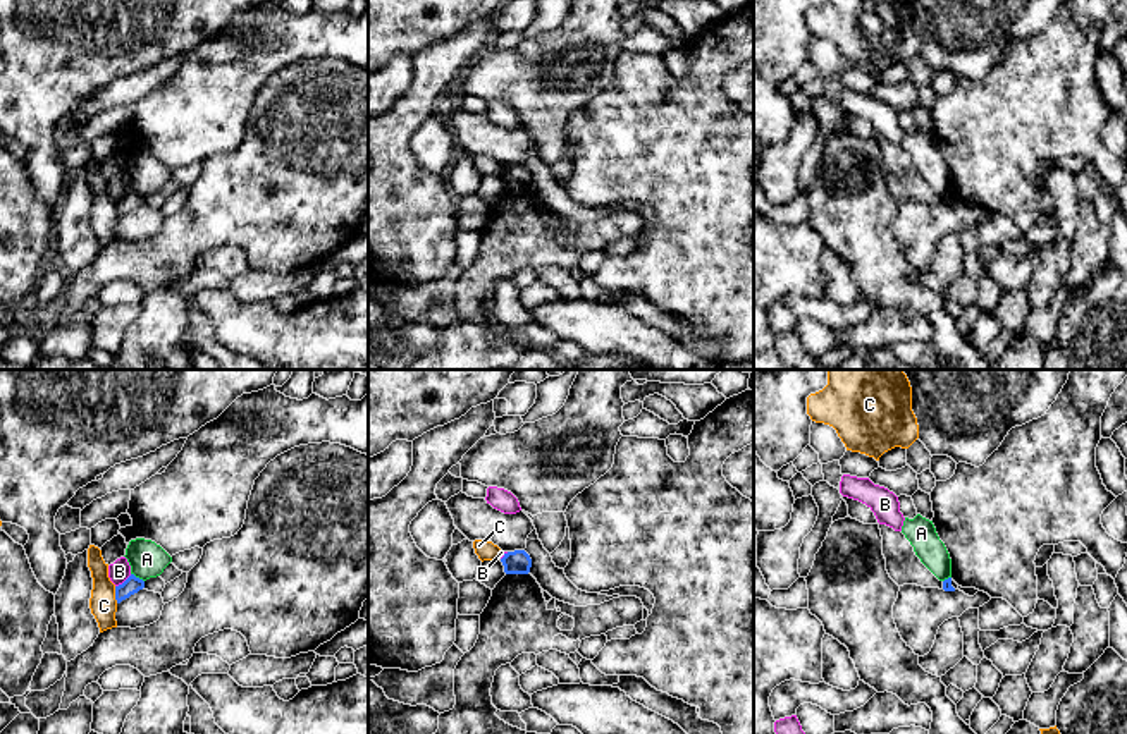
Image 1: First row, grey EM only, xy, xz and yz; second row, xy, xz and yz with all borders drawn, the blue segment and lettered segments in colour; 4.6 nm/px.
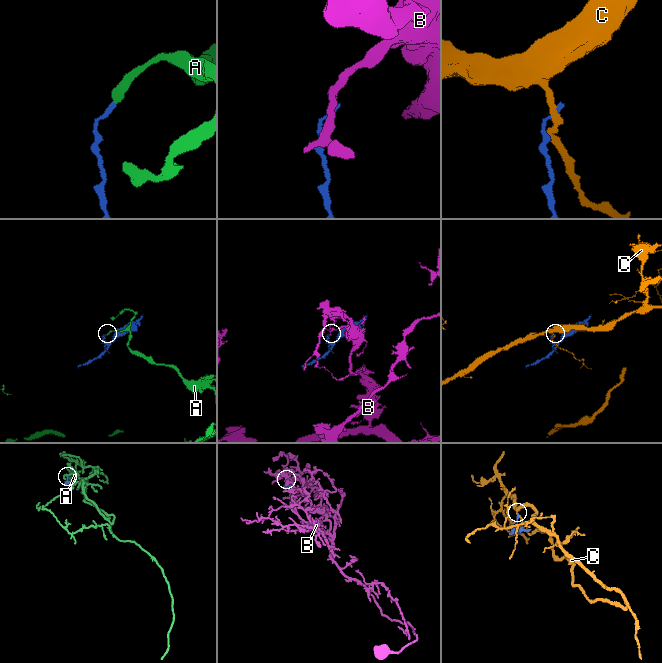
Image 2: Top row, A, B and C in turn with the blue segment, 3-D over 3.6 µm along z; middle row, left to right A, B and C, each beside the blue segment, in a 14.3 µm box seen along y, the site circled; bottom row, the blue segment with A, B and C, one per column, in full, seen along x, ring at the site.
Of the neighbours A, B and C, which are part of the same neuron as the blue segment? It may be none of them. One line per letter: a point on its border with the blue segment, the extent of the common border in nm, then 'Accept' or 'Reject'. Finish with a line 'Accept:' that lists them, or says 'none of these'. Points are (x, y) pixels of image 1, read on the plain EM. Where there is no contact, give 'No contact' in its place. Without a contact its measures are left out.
A: Touches blue at xy (138, 193). Shared border 80 nm. Reject
B: Touches blue at xy (124, 196). Shared border 100 nm. Reject
C: Touches blue at xy (116, 210). Shared border 80 nm. Reject
Accept: none of these

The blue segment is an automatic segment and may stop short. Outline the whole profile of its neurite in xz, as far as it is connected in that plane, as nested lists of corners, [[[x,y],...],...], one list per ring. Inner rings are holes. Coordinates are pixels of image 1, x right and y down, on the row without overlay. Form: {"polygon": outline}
{"polygon": [[[525,165],[508,167],[501,177],[506,189],[528,189],[532,182],[532,174]]]}

